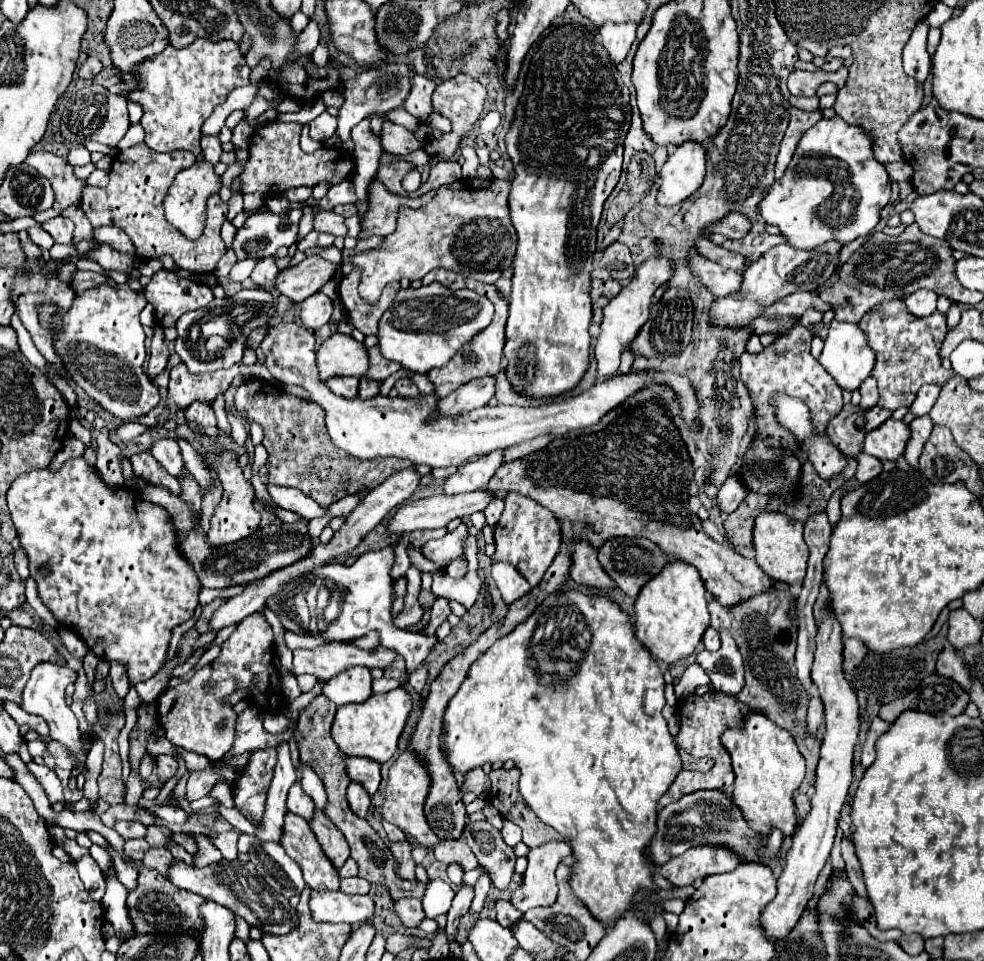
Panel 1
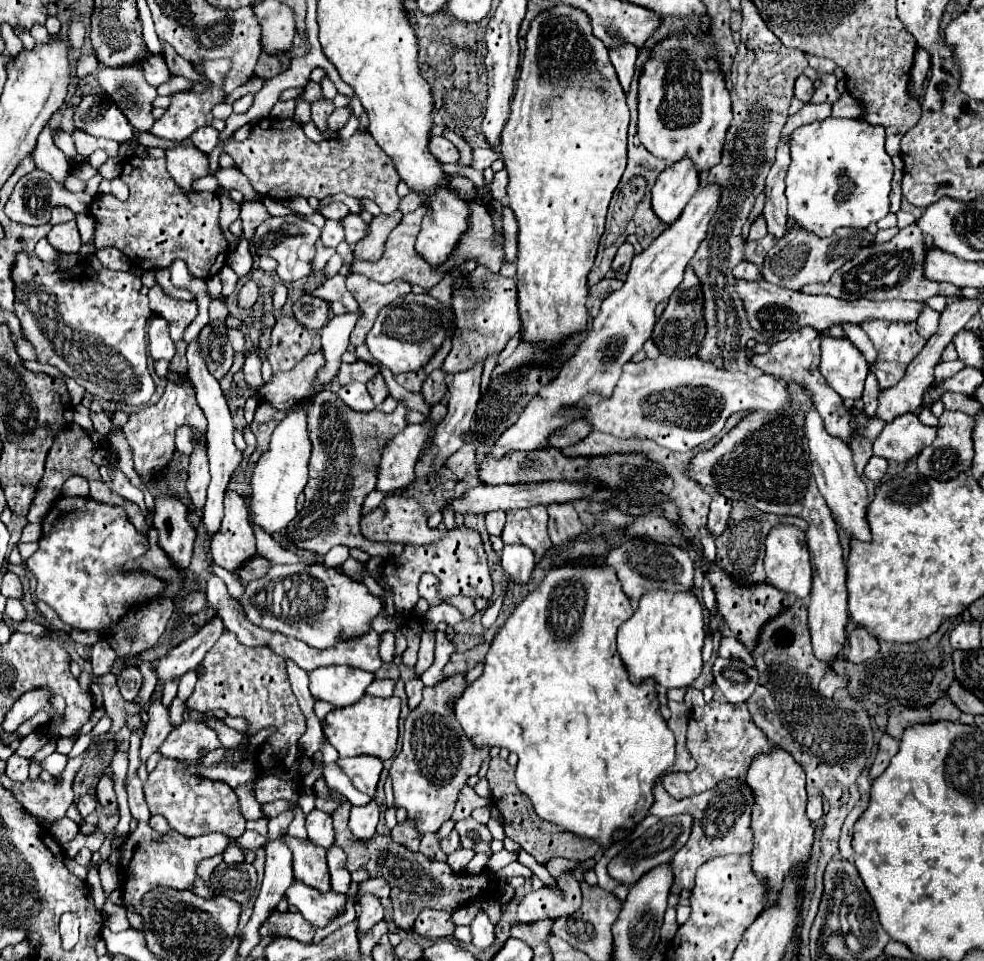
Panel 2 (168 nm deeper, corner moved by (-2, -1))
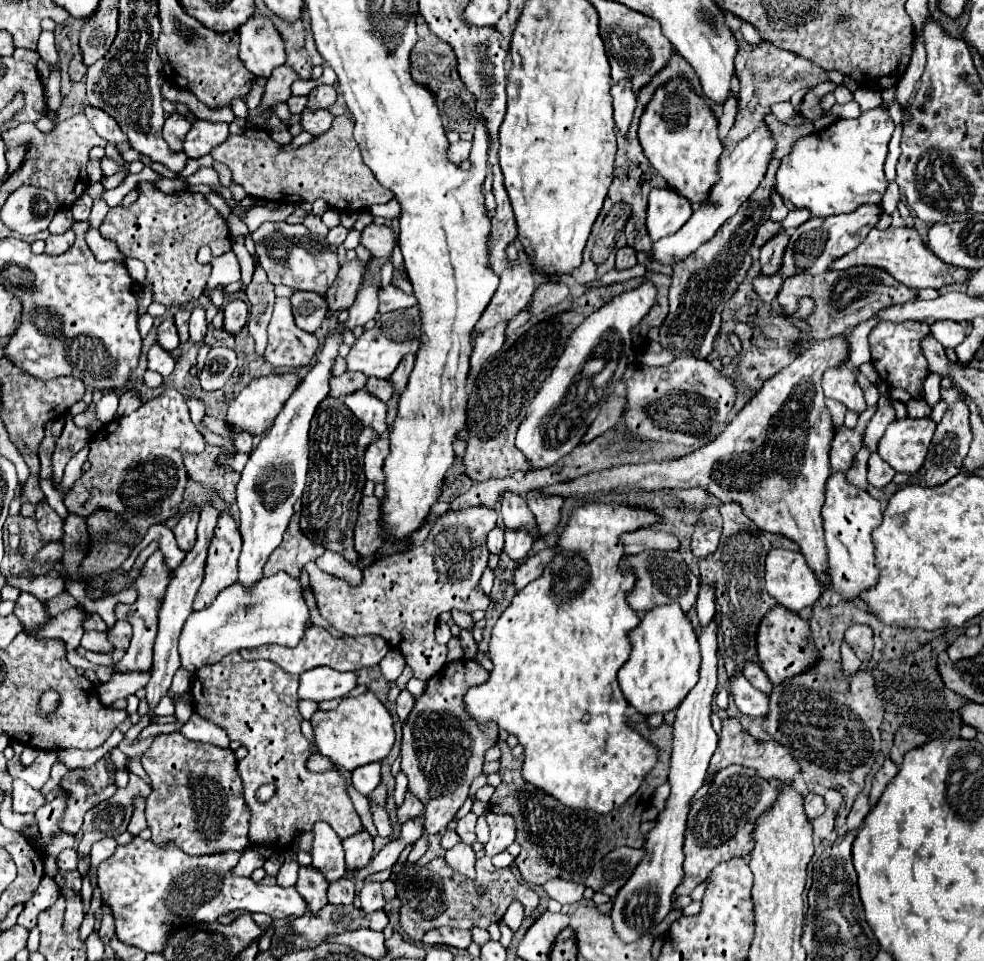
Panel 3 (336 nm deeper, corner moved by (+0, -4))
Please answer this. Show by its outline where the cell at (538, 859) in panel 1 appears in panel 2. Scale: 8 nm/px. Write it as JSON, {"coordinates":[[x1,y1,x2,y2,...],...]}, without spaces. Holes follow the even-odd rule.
{"coordinates":[[569,871,557,879,557,887,565,893,565,897,559,897,551,887,525,895,517,907,517,923,529,925,541,919,559,919,577,913,581,907,581,889]]}

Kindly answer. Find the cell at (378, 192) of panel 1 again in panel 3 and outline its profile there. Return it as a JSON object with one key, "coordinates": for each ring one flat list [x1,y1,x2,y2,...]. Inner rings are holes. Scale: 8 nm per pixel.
{"coordinates":[[351,260,345,262,333,282,333,286,329,288,329,308,331,310,343,310,349,308,355,300,355,294,359,290,359,284,363,280,363,272,365,272,365,262,363,260]]}

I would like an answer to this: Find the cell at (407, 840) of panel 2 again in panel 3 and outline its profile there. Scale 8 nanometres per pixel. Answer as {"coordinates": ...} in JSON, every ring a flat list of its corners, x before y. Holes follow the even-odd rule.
{"coordinates":[[405,794,403,806,397,810,397,818,401,824,405,824,411,818,419,818,423,814,423,804,417,798,411,798,411,794]]}

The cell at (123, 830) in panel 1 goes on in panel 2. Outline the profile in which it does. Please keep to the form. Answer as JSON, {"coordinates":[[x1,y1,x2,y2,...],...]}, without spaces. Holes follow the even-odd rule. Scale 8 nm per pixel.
{"coordinates":[[178,697,173,700,171,706,168,708,171,721,173,721,173,725,175,725,175,728,183,723,183,713,185,709,185,703,181,701]]}

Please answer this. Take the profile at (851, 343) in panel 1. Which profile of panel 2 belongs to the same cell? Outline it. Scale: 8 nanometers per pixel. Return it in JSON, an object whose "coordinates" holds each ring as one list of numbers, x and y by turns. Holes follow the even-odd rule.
{"coordinates":[[821,337,821,373,843,399,861,399,869,373,867,361,849,339]]}

